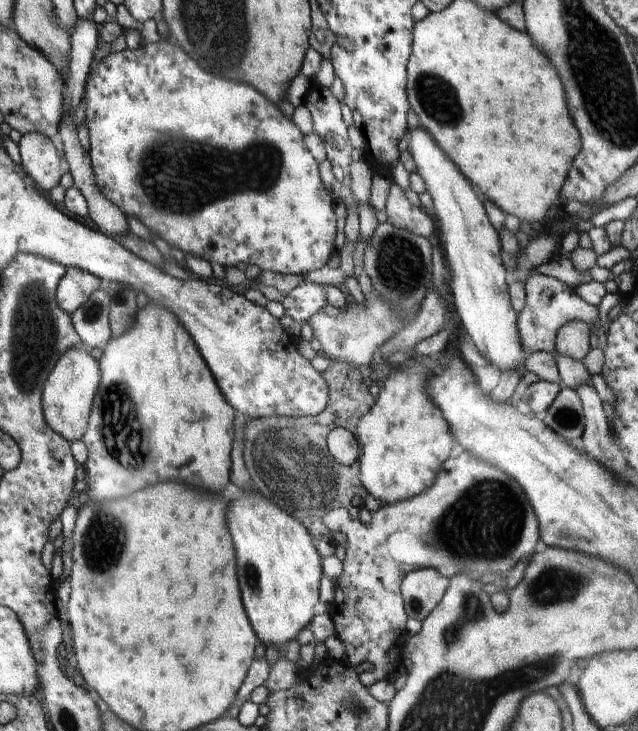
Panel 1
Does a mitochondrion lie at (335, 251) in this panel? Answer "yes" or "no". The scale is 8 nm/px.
no

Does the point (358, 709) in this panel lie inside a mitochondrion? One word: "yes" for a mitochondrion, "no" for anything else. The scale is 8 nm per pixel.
no

